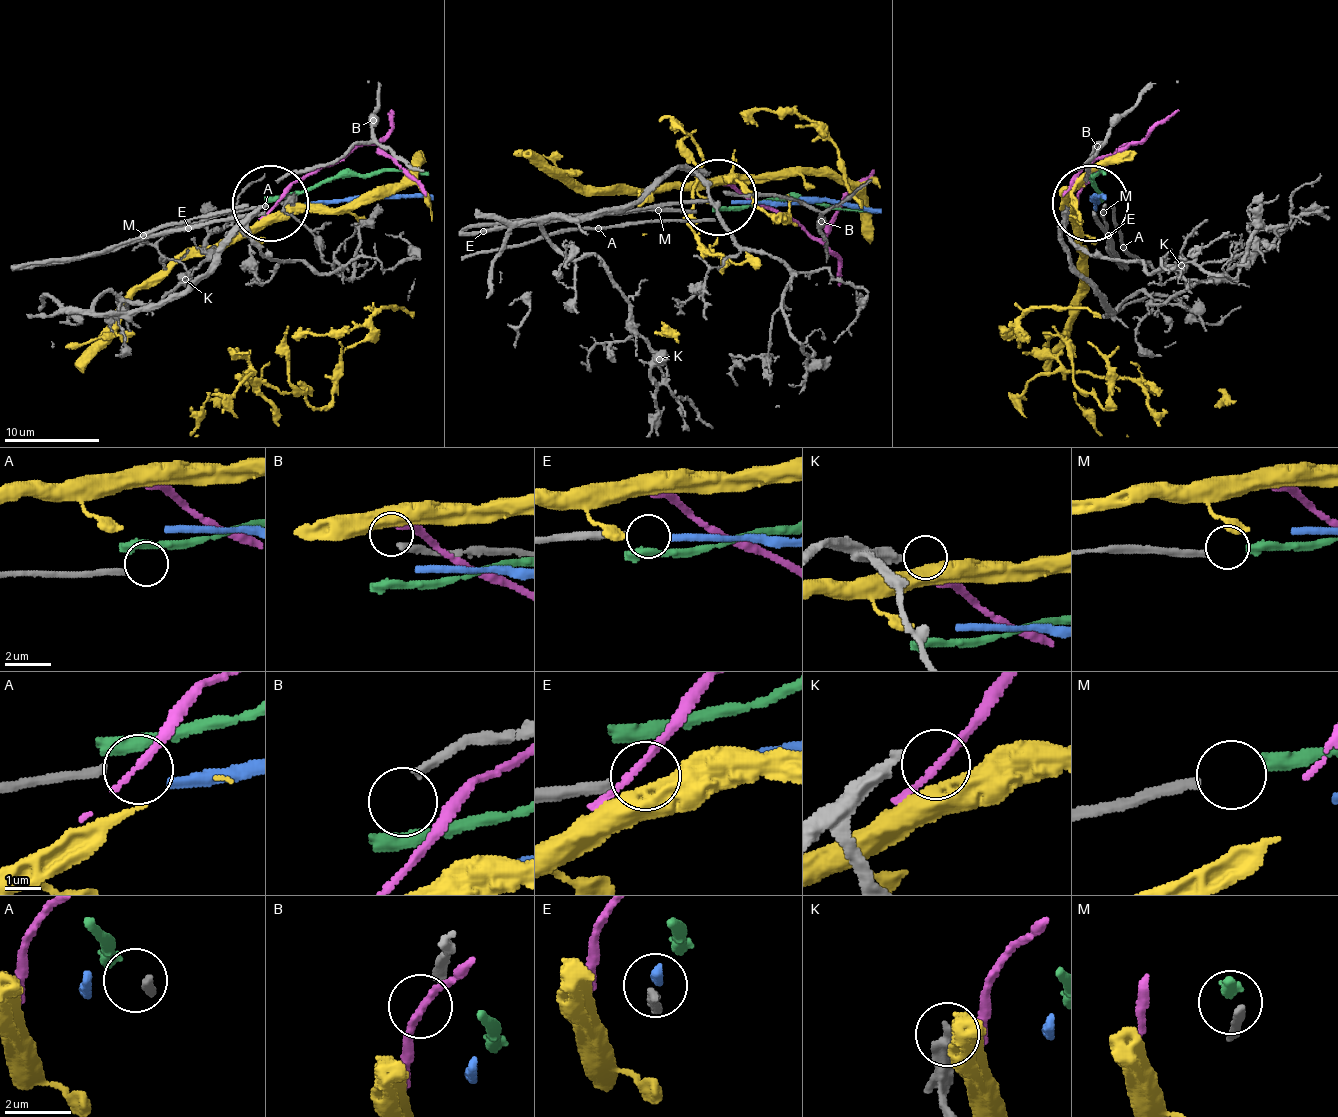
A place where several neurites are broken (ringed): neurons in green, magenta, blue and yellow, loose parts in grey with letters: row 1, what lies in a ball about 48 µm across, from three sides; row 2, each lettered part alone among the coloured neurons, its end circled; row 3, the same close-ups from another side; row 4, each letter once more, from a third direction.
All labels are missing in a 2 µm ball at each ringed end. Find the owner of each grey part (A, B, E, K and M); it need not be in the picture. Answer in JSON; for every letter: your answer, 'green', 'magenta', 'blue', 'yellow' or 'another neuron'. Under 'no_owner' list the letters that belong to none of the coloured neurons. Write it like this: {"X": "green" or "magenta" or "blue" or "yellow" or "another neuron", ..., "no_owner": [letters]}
{"A": "another neuron", "B": "another neuron", "E": "blue", "K": "another neuron", "M": "green", "no_owner": ["A", "B", "K"]}

